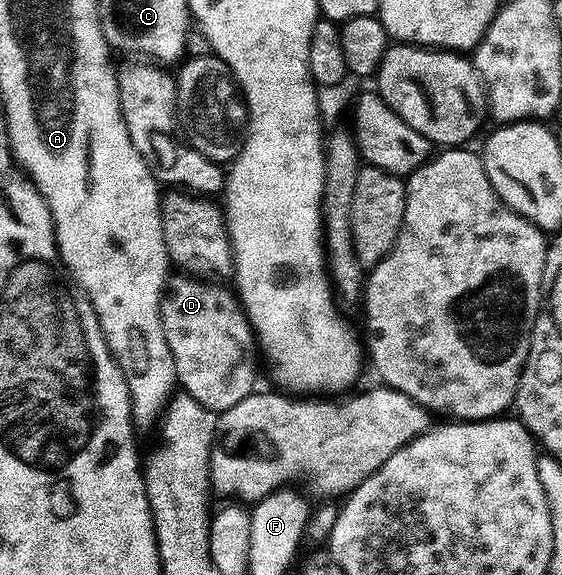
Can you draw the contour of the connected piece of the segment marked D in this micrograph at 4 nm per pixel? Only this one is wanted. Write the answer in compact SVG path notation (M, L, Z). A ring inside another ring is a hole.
M190 274L172 275L163 290L163 300L159 304L165 342L169 346L169 354L173 354L178 387L186 395L201 402L201 406L216 414L229 410L229 406L237 406L241 398L245 398L257 388L255 384L257 337L251 330L251 324L247 320L247 314L239 302L238 295L230 287L222 288L219 284L222 283L212 282L207 278L196 278Z

